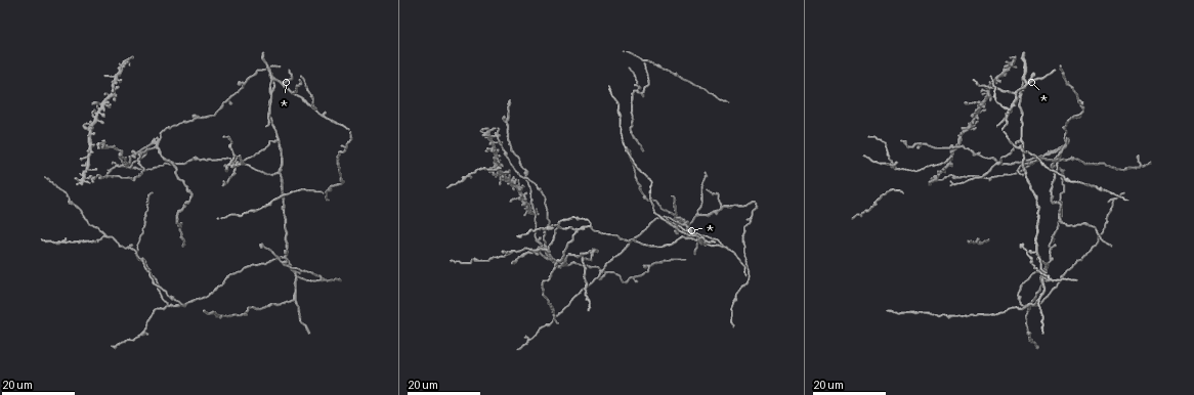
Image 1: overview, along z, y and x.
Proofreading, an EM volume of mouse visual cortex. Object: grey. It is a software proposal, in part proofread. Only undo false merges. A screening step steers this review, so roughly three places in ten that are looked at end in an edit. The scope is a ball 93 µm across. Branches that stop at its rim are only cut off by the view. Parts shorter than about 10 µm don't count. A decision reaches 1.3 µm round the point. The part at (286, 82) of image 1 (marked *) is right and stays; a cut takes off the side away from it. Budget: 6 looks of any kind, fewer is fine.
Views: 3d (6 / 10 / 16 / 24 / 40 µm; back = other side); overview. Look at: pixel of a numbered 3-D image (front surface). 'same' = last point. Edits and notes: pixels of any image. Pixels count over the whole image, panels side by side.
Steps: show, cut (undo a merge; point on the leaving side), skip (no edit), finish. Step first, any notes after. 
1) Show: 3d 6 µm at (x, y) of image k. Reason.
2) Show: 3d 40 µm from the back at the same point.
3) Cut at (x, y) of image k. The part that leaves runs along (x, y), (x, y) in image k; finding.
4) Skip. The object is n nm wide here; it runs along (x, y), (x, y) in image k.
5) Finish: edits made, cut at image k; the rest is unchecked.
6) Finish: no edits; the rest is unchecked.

Show: 3d 16 µm at (722, 206) of image 1. Branch point.

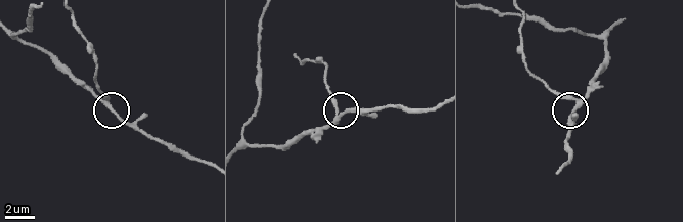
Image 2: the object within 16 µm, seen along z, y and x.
Show: 3d 6 µm at (108, 103) of image 2.

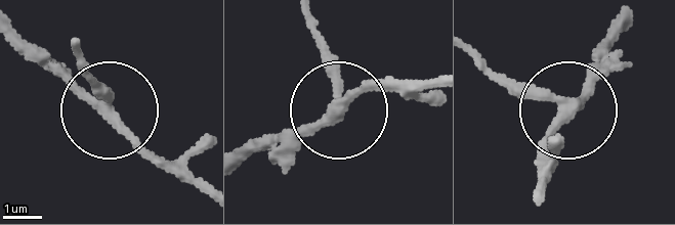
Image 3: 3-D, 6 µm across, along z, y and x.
Skip. 3 arms meet here; it runs along (620, 28), (606, 66), (571, 102), (512, 93), (486, 70) in image 3; continuous, no second neuron.

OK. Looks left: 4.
Show: 3d 24 µm at (154, 147) of image 1. A fork.

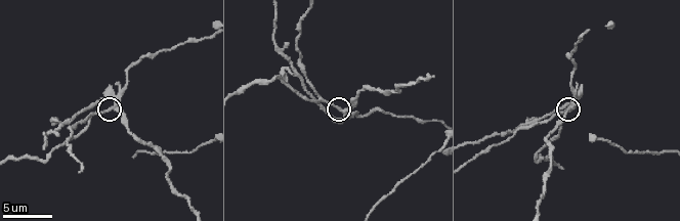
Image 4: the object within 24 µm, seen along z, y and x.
Show: 3d 6 µm at (116, 108) of image 4.

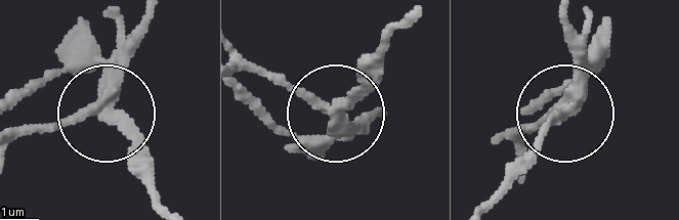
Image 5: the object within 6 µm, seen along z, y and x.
Cut at (79, 36) of image 5. The object is 260 nm wide here; the part that leaves runs along (108, 78), (72, 68), (12, 100) in image 5; a second neuron is stuck on.

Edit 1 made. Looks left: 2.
Show: 3d 16 µm at (578, 233) of image 1. Three-way junction.

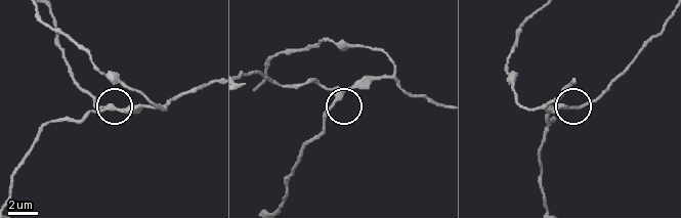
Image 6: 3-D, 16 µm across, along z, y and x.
Show: 3d 10 µm at (108, 105) of image 6.

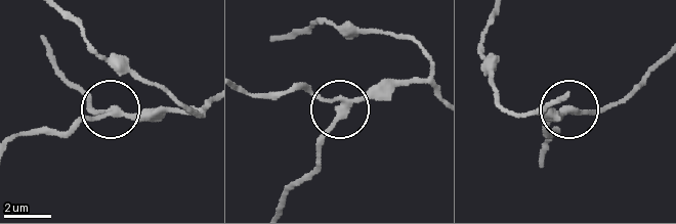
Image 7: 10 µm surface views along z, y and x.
Skip. The side arm is 24 µm long; it runs along (433, 90), (421, 84), (380, 84), (333, 105), (300, 86) in image 7; all the same neuron.

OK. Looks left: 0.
Finish: edits made, cut at image 5; the rest is unchecked.

